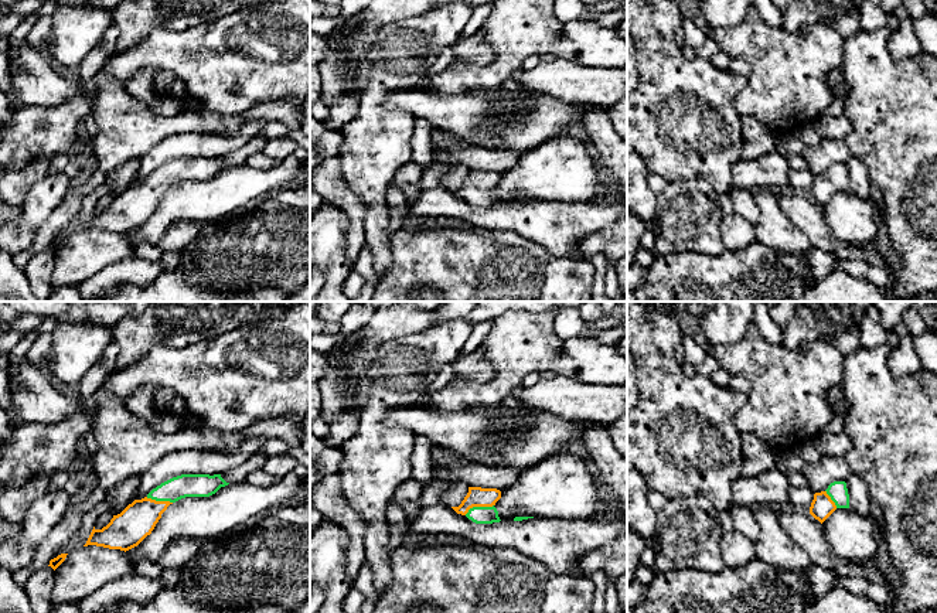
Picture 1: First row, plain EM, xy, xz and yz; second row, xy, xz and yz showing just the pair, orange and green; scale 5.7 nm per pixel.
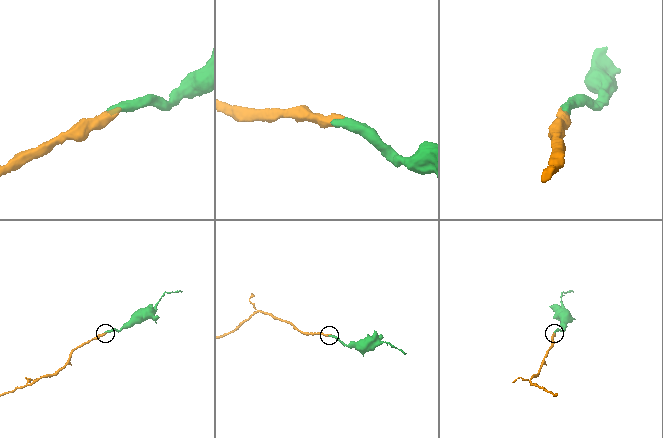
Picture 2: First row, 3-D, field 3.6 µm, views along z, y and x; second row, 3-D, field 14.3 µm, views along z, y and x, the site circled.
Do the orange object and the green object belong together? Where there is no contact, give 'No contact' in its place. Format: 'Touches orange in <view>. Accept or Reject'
Touches orange in xz. Accept

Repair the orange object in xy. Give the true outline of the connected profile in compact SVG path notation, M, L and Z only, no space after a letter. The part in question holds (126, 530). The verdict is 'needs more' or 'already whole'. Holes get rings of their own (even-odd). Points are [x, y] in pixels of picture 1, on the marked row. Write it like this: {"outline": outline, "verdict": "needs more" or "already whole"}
{"outline": "M181 474L173 477L144 498L134 500L120 514L113 515L102 529L93 527L86 544L109 549L129 551L151 534L167 507L185 497L209 497L228 486L221 474Z", "verdict": "needs more"}

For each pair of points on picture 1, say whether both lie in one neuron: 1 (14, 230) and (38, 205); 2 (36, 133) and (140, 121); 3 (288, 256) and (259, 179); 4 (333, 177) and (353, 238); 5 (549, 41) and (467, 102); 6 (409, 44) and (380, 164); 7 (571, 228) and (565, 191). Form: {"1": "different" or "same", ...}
{"1": "same", "2": "different", "3": "different", "4": "same", "5": "different", "6": "same", "7": "different"}

